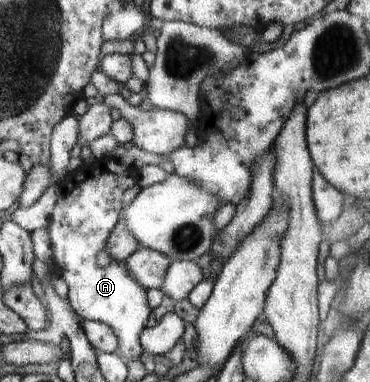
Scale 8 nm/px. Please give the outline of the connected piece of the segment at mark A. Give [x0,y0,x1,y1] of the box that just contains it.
[45,156,152,362]

